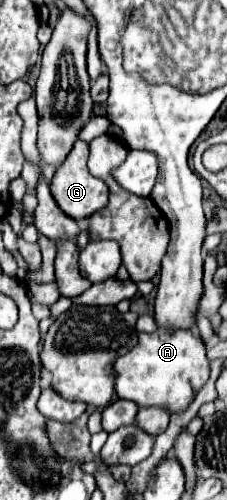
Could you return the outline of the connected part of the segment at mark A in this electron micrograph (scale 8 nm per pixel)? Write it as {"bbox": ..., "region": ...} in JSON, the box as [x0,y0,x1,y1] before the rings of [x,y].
{"bbox":[113,329,209,413],"region":[[[157,329],[153,333],[141,333],[139,343],[123,357],[113,363],[115,373],[115,393],[119,399],[127,399],[137,403],[139,407],[165,407],[169,413],[183,413],[187,405],[193,401],[195,393],[209,379],[209,359],[205,345],[199,333],[193,331],[167,331]]]}

